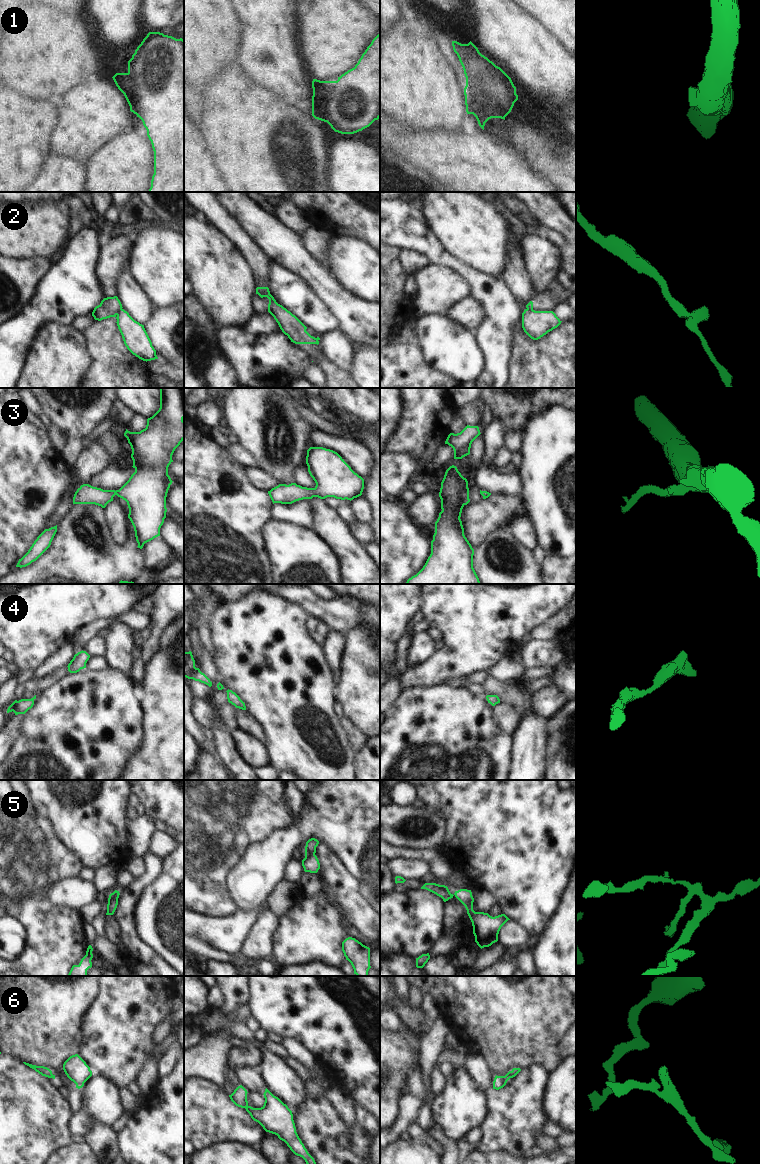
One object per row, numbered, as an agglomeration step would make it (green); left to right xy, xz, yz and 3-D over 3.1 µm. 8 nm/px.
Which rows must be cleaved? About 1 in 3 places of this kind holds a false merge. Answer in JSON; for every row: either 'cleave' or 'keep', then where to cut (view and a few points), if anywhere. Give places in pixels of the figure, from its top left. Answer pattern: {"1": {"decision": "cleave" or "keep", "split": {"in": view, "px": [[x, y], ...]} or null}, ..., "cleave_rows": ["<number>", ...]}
{"1": {"decision": "keep", "split": null}, "2": {"decision": "cleave", "split": {"in": "xy", "px": [[121, 308], [116, 314]]}}, "3": {"decision": "keep", "split": null}, "4": {"decision": "keep", "split": null}, "5": {"decision": "cleave", "split": {"in": "xz", "px": [[314, 854], [305, 856]]}}, "6": {"decision": "keep", "split": null}, "cleave_rows": ["2", "5"]}

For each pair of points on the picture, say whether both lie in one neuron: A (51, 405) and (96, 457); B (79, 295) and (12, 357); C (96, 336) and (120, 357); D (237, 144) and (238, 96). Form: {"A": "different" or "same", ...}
{"A": "different", "B": "same", "C": "same", "D": "same"}

